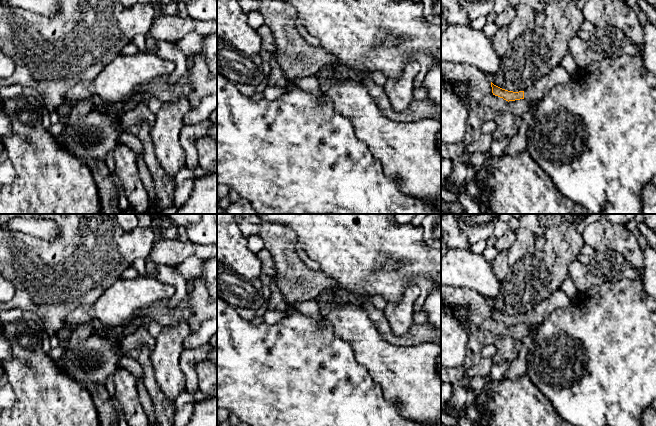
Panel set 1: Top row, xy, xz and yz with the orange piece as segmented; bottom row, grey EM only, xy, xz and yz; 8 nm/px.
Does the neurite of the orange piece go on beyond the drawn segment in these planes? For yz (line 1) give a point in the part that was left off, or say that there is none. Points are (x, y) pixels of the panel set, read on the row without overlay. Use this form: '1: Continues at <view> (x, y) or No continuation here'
1: Continues at yz (558, 299)

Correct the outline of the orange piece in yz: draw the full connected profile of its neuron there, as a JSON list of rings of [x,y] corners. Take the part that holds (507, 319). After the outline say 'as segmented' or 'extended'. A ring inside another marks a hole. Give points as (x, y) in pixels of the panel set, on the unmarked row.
[[[558,289],[525,315],[508,315],[494,309],[492,306],[491,311],[493,319],[503,322],[508,326],[526,323],[527,325],[538,327],[549,313],[556,309],[566,307],[570,301],[571,299],[567,296],[567,294],[561,289]]]; extended

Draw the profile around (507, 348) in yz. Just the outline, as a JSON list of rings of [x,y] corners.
[[[509,335],[496,338],[493,344],[497,349],[496,354],[492,357],[495,364],[503,361],[512,362],[517,358],[520,344]]]

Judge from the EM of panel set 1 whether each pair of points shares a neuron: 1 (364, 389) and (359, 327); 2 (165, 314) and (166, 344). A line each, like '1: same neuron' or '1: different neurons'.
1: different neurons
2: different neurons

